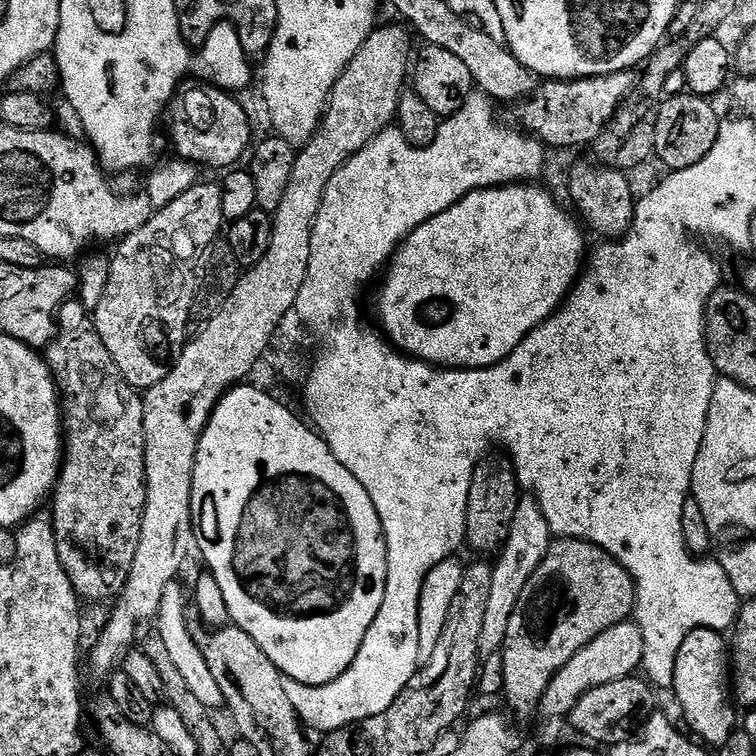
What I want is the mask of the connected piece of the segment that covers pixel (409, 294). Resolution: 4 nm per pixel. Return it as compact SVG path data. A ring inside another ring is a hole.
M525 182L505 184L503 188L479 188L476 192L466 194L466 198L462 198L454 206L450 206L450 210L432 216L425 224L418 226L396 249L395 256L386 268L388 277L380 288L381 326L379 327L383 335L405 356L415 356L416 359L425 360L427 364L435 364L438 368L489 368L506 359L539 324L556 315L556 311L567 300L568 293L575 288L576 281L582 275L582 265L586 260L585 229L571 211L568 213L566 209L560 208L559 202L546 189L536 187L540 186Z

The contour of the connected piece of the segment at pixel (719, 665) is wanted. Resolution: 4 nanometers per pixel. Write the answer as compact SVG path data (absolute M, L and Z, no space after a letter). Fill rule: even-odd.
M699 628L686 634L686 642L682 642L676 655L671 687L684 711L685 722L692 727L691 735L712 750L719 750L738 728L737 709L730 695L730 644L720 636L723 635L714 628Z

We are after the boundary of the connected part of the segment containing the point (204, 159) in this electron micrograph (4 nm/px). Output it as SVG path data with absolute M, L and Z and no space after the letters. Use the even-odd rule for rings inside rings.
M185 82L176 89L172 103L166 112L168 132L172 135L175 155L190 160L197 166L209 164L219 170L232 170L240 159L253 147L252 124L248 112L236 101L237 97L215 84L207 82ZM245 151L245 152L244 152Z

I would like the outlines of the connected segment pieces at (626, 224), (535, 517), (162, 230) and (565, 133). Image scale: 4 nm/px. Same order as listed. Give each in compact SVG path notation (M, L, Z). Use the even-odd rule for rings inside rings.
M592 158L578 161L568 176L568 192L576 203L575 211L579 219L608 242L615 242L625 236L634 218L637 197L632 196L632 184L624 176L627 175L621 169L607 168Z
M521 499L518 511L514 513L514 522L510 522L510 538L504 543L492 564L490 599L486 601L482 634L478 638L481 657L497 655L503 649L506 629L510 626L510 614L514 614L514 606L518 606L518 598L522 598L526 582L530 582L534 570L542 566L542 558L546 558L553 539L552 531L535 499Z
M198 182L190 190L186 190L186 194L174 198L174 202L170 202L170 206L162 206L162 210L158 210L150 218L150 222L146 222L146 226L142 226L138 230L134 230L129 236L124 237L115 245L116 253L111 253L111 264L109 266L109 281L106 282L105 293L102 294L102 300L98 304L95 311L92 312L92 321L96 323L98 330L98 338L102 338L102 342L106 346L106 350L110 350L110 358L114 358L114 366L118 366L118 370L122 370L122 378L126 378L126 382L130 387L137 390L147 390L158 386L158 382L162 382L162 378L166 378L166 374L170 374L170 370L176 365L176 360L182 354L184 345L189 339L188 324L192 320L192 308L198 302L196 296L200 292L200 271L204 268L204 259L208 256L208 247L216 240L216 235L221 235L222 229L225 227L226 221L222 214L222 190L220 184L204 184Z
M629 70L594 78L582 78L581 80L550 80L541 83L536 91L519 105L519 127L528 135L535 136L541 144L549 149L580 148L583 144L595 145L598 134L602 134L602 130L610 122L610 118L614 118L614 114L622 106L622 102L632 93L637 79L637 73Z

